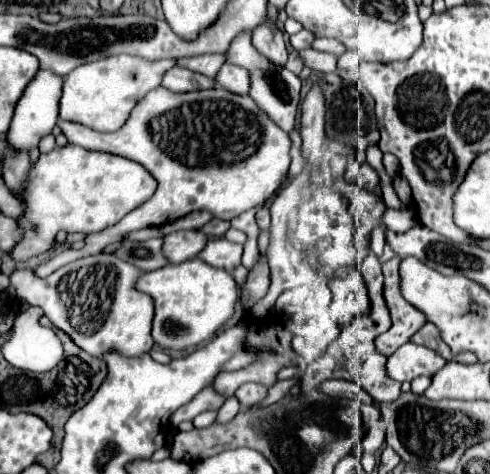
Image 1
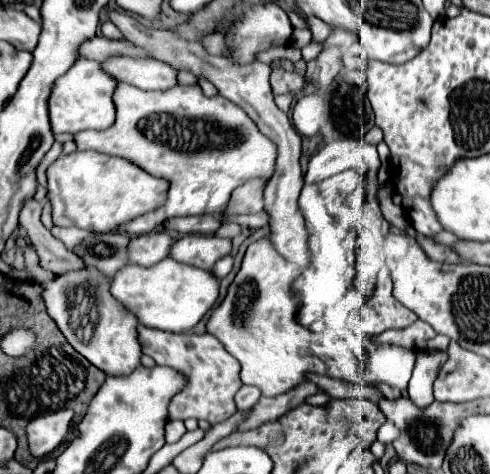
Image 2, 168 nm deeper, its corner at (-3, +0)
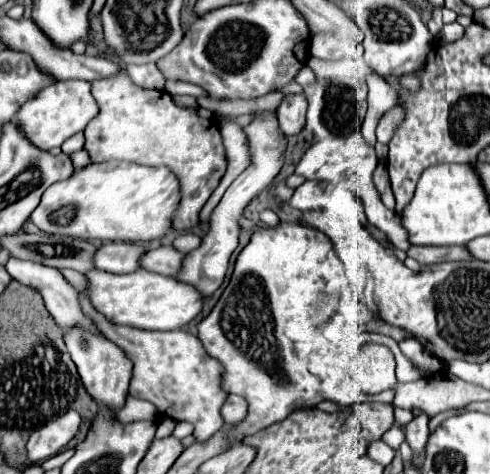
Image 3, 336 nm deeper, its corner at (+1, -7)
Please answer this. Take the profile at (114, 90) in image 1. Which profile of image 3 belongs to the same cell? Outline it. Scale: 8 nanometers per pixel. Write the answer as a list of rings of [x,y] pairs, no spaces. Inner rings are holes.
[[[57,81],[55,85],[49,85],[45,91],[41,91],[33,101],[25,103],[13,117],[13,123],[29,139],[29,143],[37,145],[37,149],[49,151],[53,147],[61,147],[65,139],[83,131],[95,115],[97,115],[97,103],[91,95],[91,83]]]

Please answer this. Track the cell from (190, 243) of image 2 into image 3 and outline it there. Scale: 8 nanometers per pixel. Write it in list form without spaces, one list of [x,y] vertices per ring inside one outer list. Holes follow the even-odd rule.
[[[171,245],[167,247],[157,247],[157,249],[151,249],[147,251],[143,257],[141,257],[141,269],[145,271],[151,271],[151,273],[159,273],[159,275],[177,275],[179,269],[181,269],[181,261],[183,261],[183,253],[175,251]]]

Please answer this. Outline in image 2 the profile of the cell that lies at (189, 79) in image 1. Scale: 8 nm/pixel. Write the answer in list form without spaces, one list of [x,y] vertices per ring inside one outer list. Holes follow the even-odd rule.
[[[119,56],[101,62],[101,66],[119,82],[127,82],[143,90],[169,90],[179,84],[177,72],[159,60],[131,60]]]

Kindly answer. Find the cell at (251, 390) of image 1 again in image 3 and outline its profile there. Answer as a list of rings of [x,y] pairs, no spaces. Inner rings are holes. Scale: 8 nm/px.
[[[227,395],[225,405],[221,407],[221,415],[225,423],[239,423],[247,415],[247,403],[239,395]]]

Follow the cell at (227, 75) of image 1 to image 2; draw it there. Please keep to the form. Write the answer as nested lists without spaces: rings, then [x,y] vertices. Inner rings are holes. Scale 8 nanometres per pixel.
[[[109,8],[109,18],[121,30],[121,34],[127,40],[147,48],[153,54],[153,58],[171,64],[175,70],[187,68],[195,76],[205,76],[219,90],[221,96],[235,102],[237,106],[241,106],[255,120],[259,130],[277,144],[277,152],[279,152],[277,168],[275,168],[273,178],[265,186],[265,212],[269,214],[269,238],[271,238],[271,244],[275,246],[275,250],[285,260],[289,260],[289,262],[293,262],[301,268],[307,268],[311,264],[311,250],[309,250],[309,244],[307,244],[309,232],[307,232],[305,218],[303,218],[303,214],[299,210],[299,204],[297,204],[301,188],[303,188],[303,172],[299,168],[301,138],[299,138],[297,130],[291,126],[287,114],[281,112],[277,108],[277,104],[273,102],[273,92],[271,92],[271,86],[269,86],[271,68],[267,64],[261,64],[261,62],[237,64],[231,58],[211,56],[211,54],[207,54],[207,50],[199,42],[185,42],[185,40],[179,40],[179,38],[175,40],[175,36],[163,32],[163,28],[141,26],[141,22],[125,10]]]

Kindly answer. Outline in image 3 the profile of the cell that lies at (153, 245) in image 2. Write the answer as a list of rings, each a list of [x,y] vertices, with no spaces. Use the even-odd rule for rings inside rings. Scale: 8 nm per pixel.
[[[103,243],[93,255],[93,267],[109,273],[133,273],[145,249],[137,243]]]

